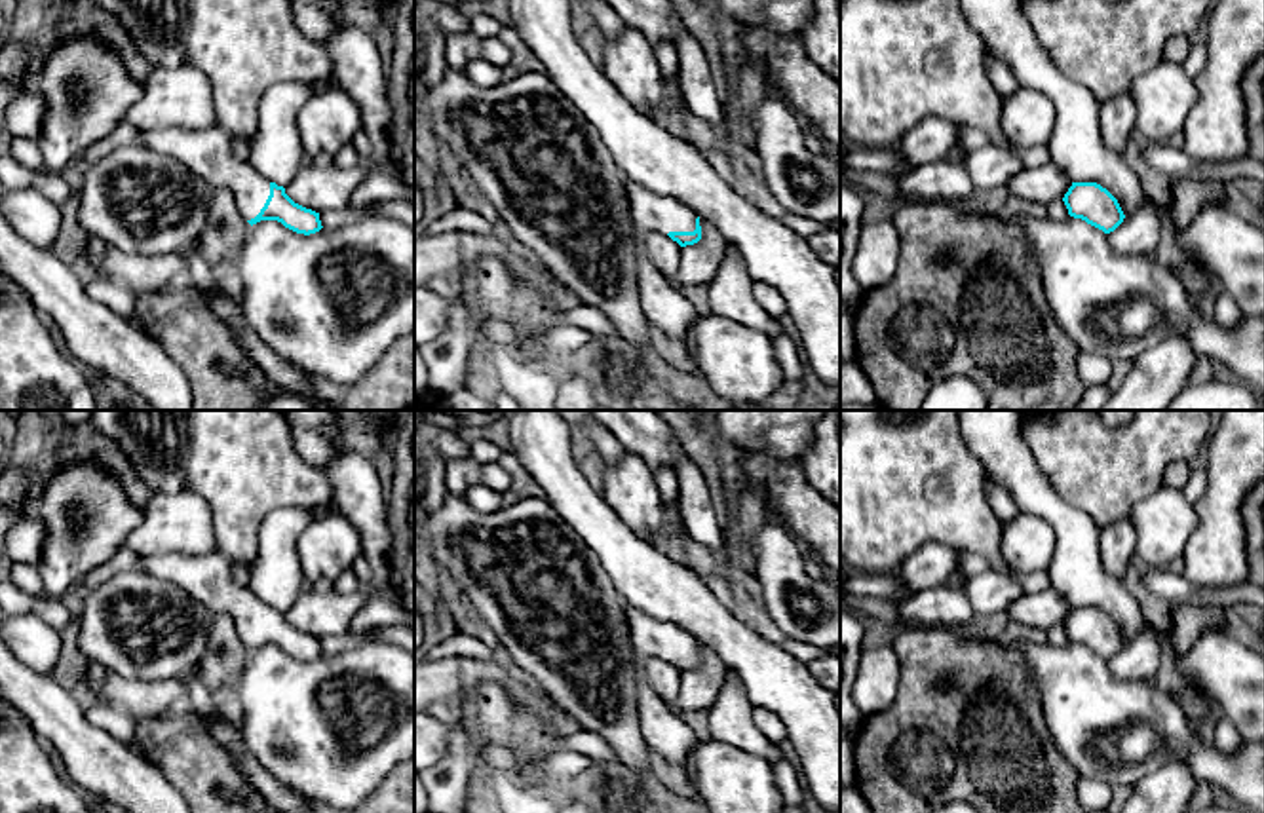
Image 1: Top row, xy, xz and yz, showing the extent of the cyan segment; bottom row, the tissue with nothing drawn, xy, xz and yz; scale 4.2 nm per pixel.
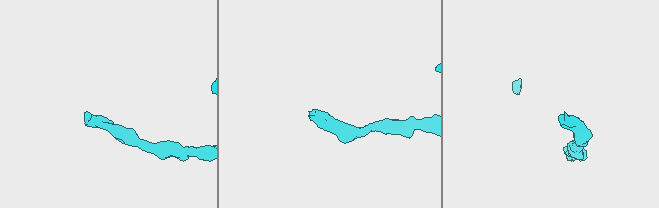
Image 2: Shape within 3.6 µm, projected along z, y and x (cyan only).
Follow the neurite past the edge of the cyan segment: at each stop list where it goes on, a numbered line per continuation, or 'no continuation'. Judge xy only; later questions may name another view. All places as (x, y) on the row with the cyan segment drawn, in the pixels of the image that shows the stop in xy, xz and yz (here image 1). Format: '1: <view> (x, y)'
1: xy (208, 152)

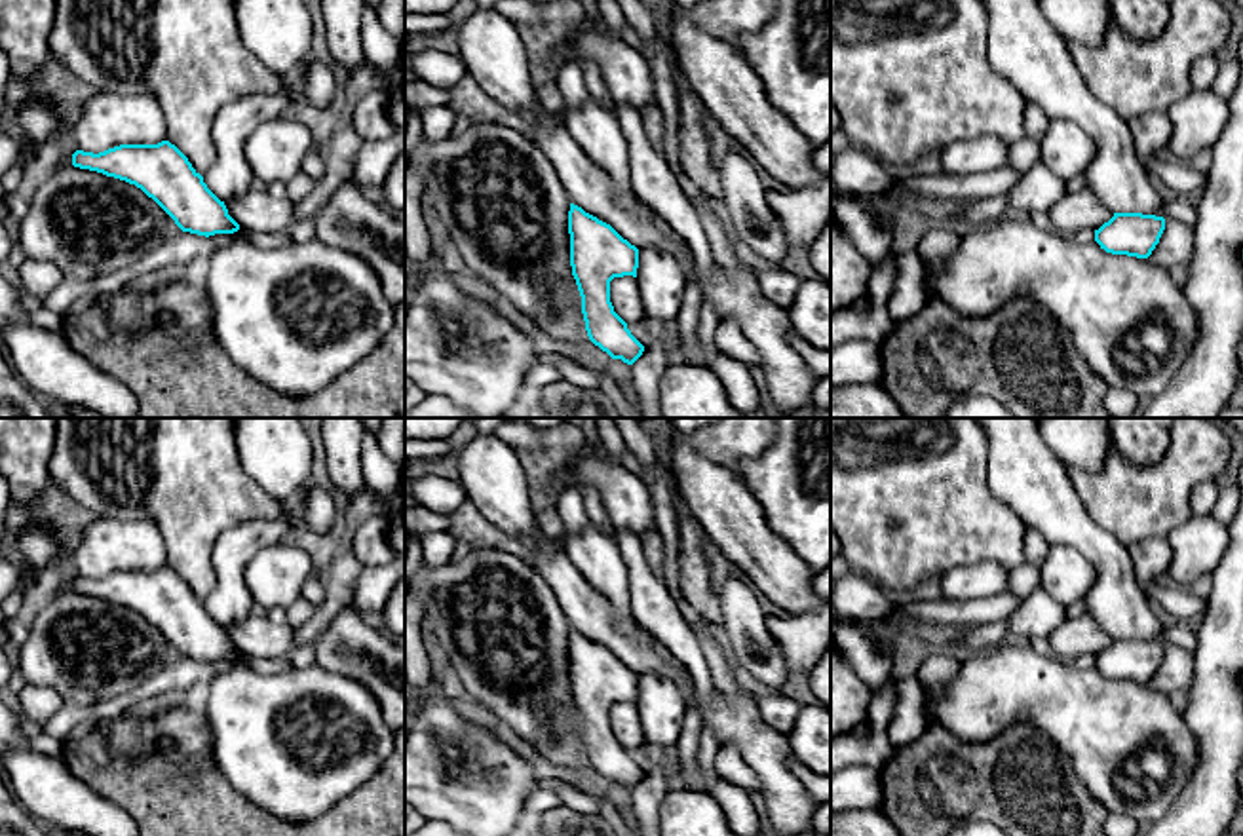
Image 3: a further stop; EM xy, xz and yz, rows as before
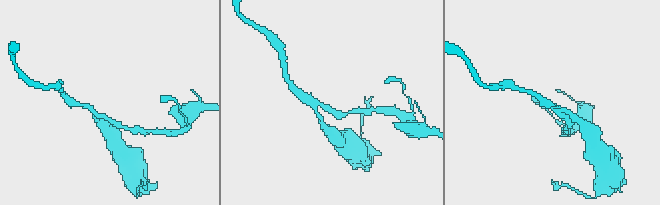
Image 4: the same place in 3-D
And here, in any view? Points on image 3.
no continuation

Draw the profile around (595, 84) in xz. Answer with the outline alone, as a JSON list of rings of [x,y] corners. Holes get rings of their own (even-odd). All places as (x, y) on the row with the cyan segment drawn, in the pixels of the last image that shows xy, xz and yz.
[[[582,63],[587,91],[606,108],[616,110],[616,103],[606,89],[601,68],[595,63]]]

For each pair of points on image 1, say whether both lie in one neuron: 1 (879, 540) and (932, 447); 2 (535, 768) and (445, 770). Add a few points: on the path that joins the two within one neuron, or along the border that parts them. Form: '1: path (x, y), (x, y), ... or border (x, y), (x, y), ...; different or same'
1: path (879, 517), (879, 510), (919, 470); same
2: border (462, 730), (447, 737), (445, 755), (434, 766); different

